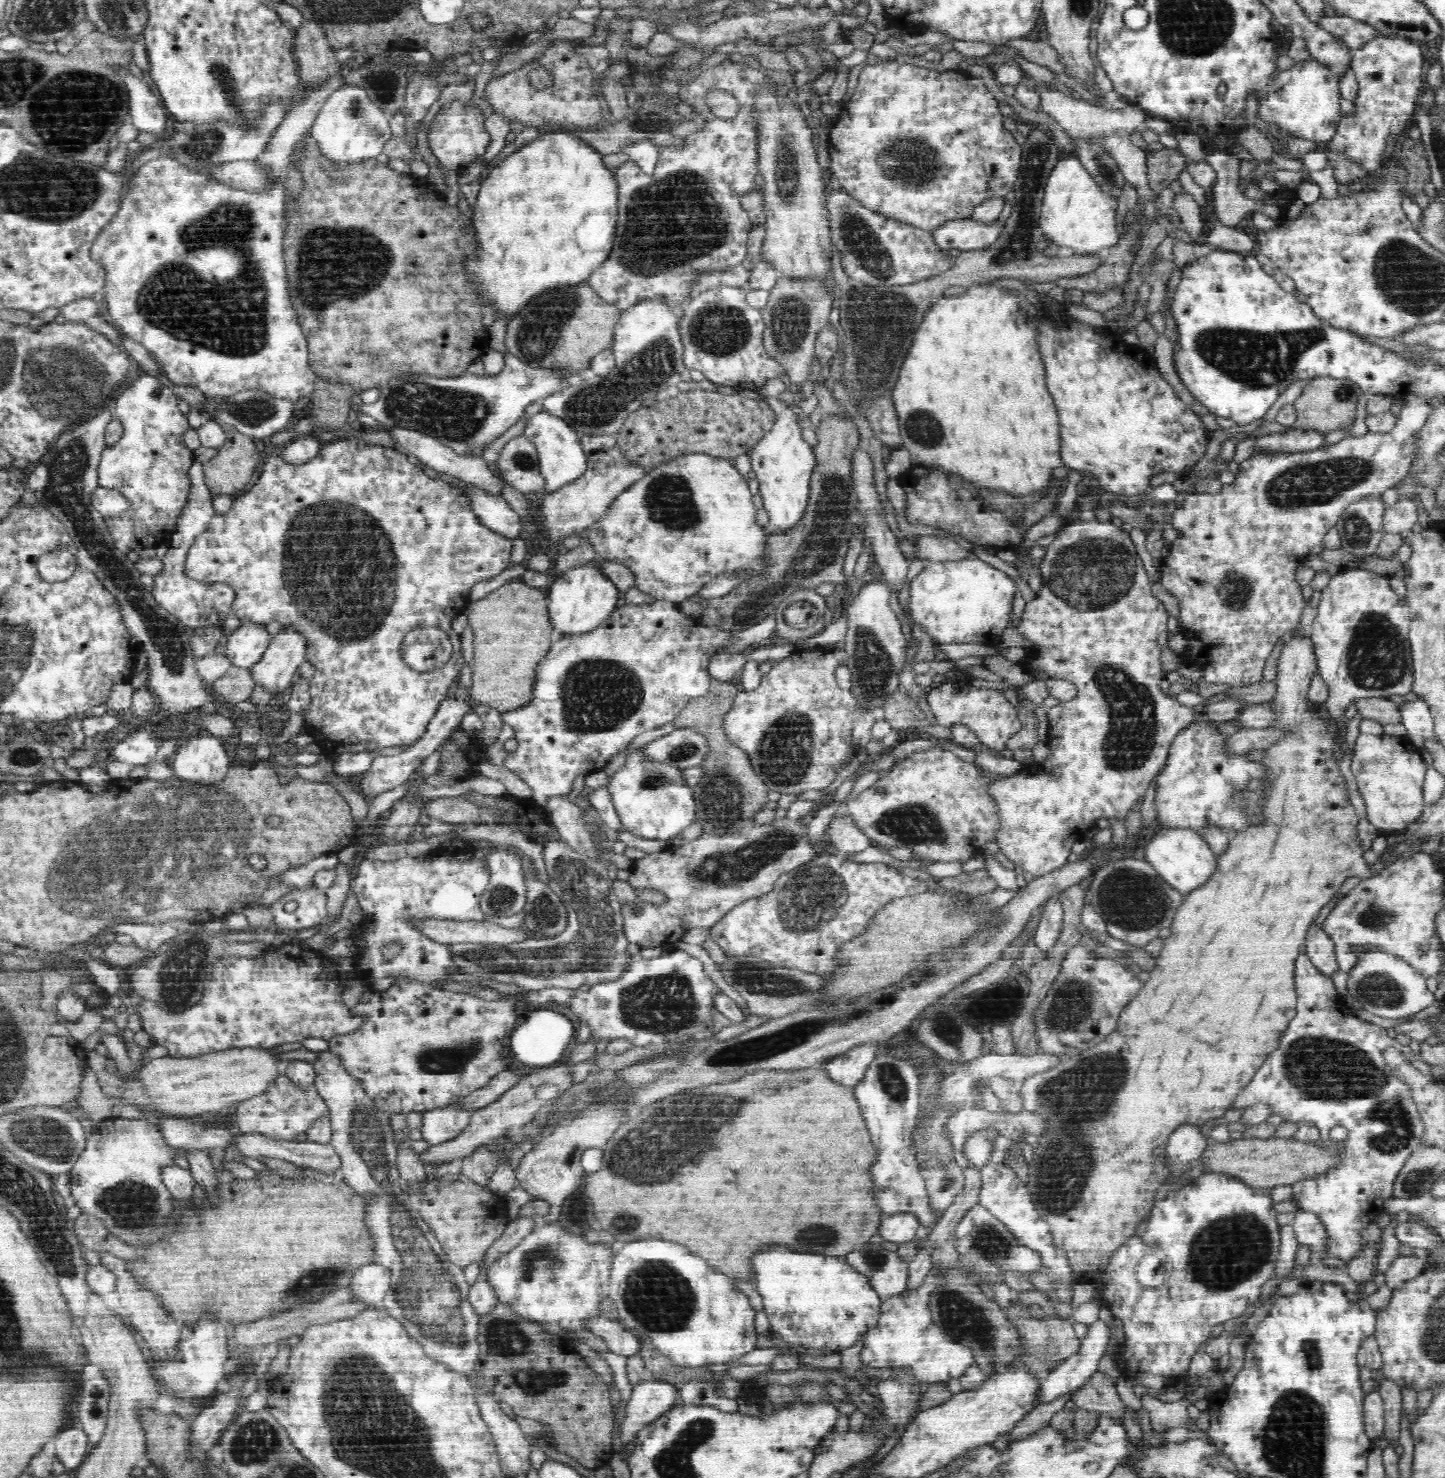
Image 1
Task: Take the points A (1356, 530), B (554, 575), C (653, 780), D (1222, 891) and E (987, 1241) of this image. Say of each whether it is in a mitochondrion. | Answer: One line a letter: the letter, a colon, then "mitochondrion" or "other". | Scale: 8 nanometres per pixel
A: mitochondrion
B: other
C: mitochondrion
D: other
E: mitochondrion

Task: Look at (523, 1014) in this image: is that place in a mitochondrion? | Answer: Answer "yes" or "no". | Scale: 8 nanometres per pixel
no

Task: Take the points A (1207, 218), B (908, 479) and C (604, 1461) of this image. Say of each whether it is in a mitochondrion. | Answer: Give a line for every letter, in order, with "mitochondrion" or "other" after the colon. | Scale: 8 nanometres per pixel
A: other
B: other
C: other

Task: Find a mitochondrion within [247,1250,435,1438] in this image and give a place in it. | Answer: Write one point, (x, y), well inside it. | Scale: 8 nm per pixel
(307, 1285)

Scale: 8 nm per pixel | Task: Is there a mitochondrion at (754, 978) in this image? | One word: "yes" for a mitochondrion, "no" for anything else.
yes

